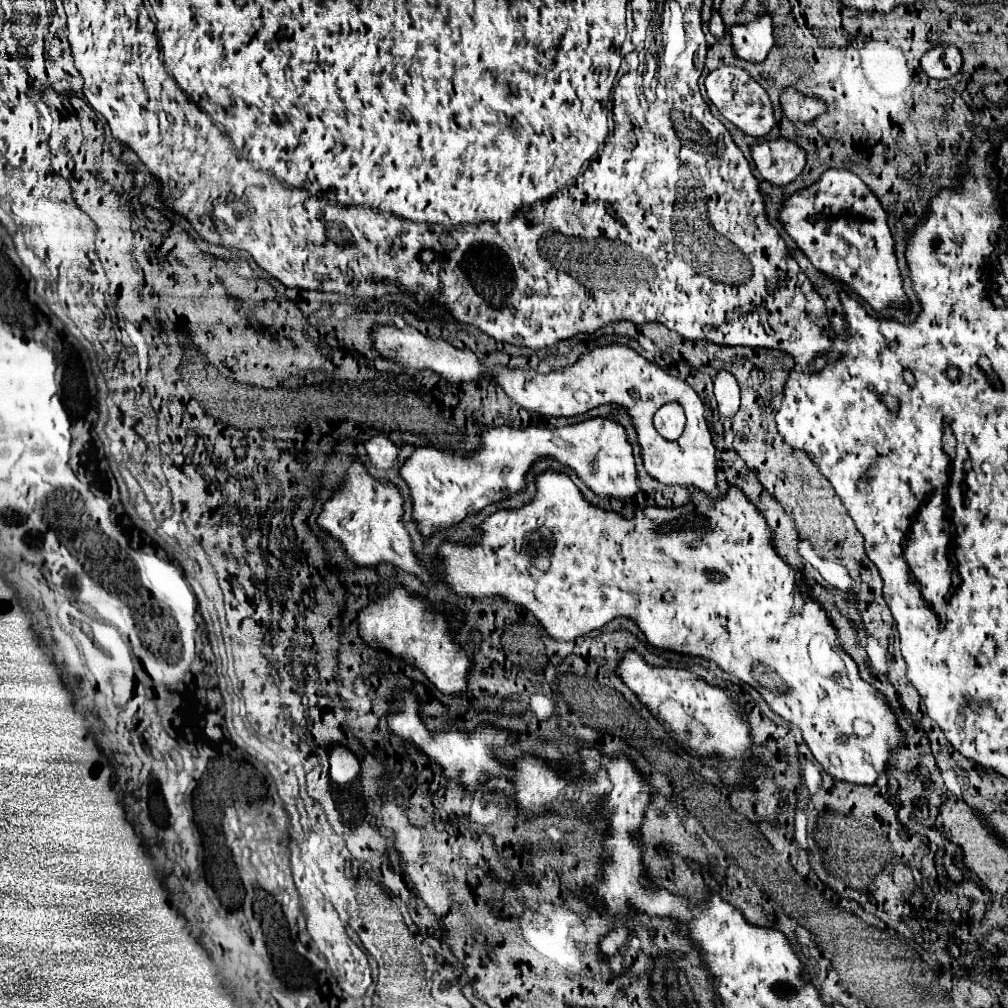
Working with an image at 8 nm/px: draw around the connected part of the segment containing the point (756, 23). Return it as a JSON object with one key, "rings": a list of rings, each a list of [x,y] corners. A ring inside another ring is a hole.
{"rings":[[[760,15],[748,23],[736,23],[728,31],[732,35],[734,55],[742,61],[762,63],[774,45],[770,15]]]}

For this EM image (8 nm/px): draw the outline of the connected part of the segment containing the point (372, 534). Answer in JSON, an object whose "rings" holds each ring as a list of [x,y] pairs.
{"rings":[[[354,461],[348,469],[344,487],[340,491],[336,491],[328,503],[324,503],[324,509],[318,517],[318,525],[324,527],[334,539],[338,539],[346,547],[348,557],[356,565],[376,565],[382,561],[382,563],[390,563],[394,567],[400,567],[404,571],[410,571],[410,573],[418,575],[422,581],[428,581],[430,573],[424,569],[422,561],[414,555],[412,545],[410,545],[410,537],[408,537],[400,517],[402,517],[402,497],[400,497],[398,489],[392,483],[380,483],[380,481],[372,479],[370,473],[366,471],[366,467],[360,461]]]}

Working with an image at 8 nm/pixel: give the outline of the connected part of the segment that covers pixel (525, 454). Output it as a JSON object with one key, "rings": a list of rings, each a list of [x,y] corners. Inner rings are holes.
{"rings":[[[596,417],[558,429],[480,429],[484,447],[472,457],[460,457],[434,447],[420,447],[400,469],[400,477],[406,481],[412,499],[412,521],[426,541],[436,531],[458,525],[468,515],[482,511],[486,505],[504,501],[524,491],[526,473],[542,457],[550,457],[566,467],[572,467],[580,481],[586,483],[588,489],[592,489],[598,497],[628,501],[638,491],[636,465],[626,431],[622,425],[612,423],[610,419]],[[592,463],[596,463],[596,471],[592,469]]]}

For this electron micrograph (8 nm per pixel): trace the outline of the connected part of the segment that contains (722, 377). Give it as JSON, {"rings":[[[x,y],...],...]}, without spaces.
{"rings":[[[720,371],[714,379],[714,395],[718,401],[718,413],[724,417],[734,417],[740,407],[740,389],[732,373]]]}

